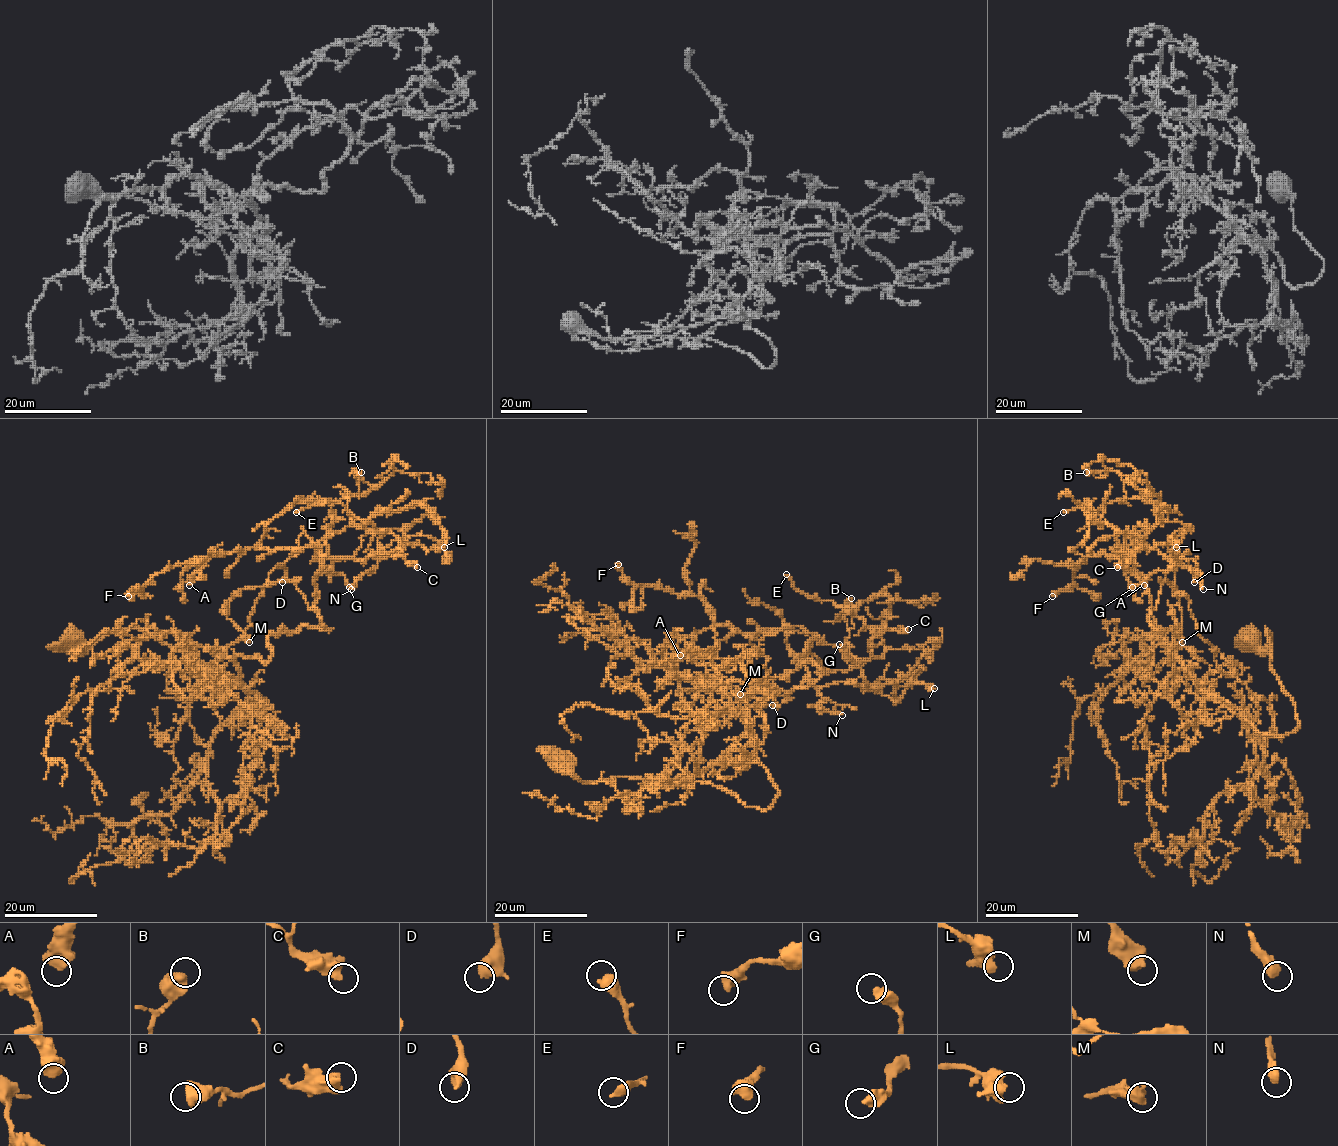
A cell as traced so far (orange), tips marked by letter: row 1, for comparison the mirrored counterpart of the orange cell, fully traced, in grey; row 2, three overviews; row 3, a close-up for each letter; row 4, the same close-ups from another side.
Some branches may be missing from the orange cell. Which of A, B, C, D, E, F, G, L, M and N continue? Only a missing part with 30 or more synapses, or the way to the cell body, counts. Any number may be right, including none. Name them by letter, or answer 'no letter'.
N

